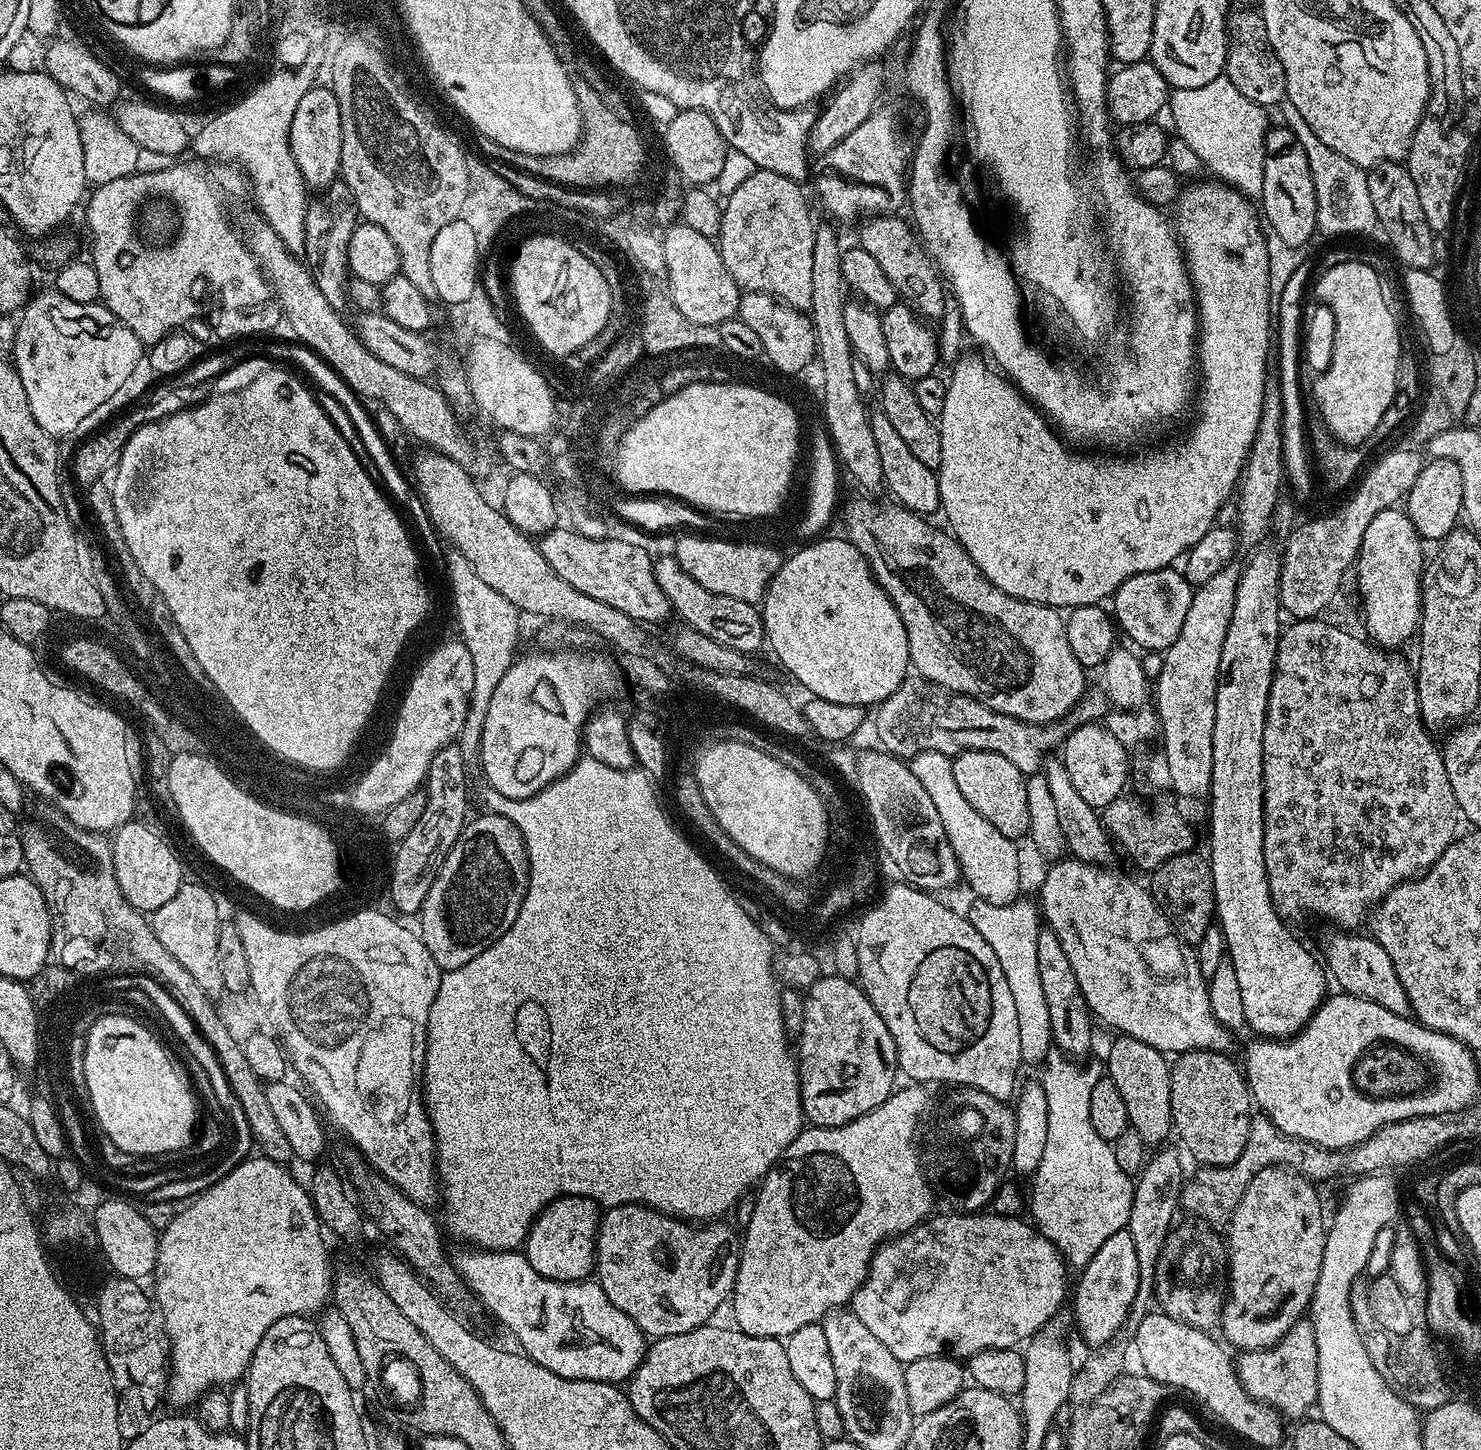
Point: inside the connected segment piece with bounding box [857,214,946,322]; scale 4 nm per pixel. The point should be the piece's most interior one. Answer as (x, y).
(905, 261)

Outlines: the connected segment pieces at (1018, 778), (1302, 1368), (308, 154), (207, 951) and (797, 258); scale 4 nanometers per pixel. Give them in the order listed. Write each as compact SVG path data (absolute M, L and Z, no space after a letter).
M970 750L952 761L955 781L967 802L978 810L997 831L1012 841L1027 837L1031 826L1029 803L1026 798L1026 773L1018 770L1014 762L990 750Z
M1302 1318L1274 1347L1241 1353L1235 1366L1247 1393L1275 1408L1283 1417L1296 1420L1313 1409L1317 1398L1317 1343L1311 1321Z
M315 86L303 95L290 125L289 144L301 178L309 189L323 190L337 183L342 158L342 114L331 87Z
M185 882L174 898L151 912L150 923L154 934L158 934L158 942L174 954L174 958L191 973L202 990L212 998L219 997L224 992L222 969L218 966L218 930L222 917L215 894L204 884Z
M755 170L750 174L750 178L742 183L738 189L734 190L726 196L726 202L721 211L721 226L718 235L718 247L720 249L720 257L726 266L726 270L734 278L734 282L744 292L765 292L770 294L776 300L782 301L784 304L789 304L792 308L808 310L811 306L811 294L813 293L813 258L814 258L814 240L817 225L812 224L812 212L808 209L808 200L804 197L803 187L799 183L793 181L789 176L782 174L770 173L766 171Z

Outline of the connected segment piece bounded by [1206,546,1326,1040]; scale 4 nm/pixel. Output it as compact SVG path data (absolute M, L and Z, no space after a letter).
M1260 546L1251 553L1252 556L1240 569L1240 581L1237 584L1237 598L1234 601L1234 612L1230 617L1230 624L1226 629L1226 638L1222 643L1221 664L1218 666L1216 709L1214 710L1214 730L1213 730L1213 773L1210 774L1210 786L1206 799L1208 806L1208 844L1206 849L1208 865L1214 878L1214 902L1216 903L1215 919L1220 924L1220 932L1224 935L1224 940L1228 943L1226 953L1234 962L1235 973L1238 974L1239 989L1242 992L1242 1005L1245 1011L1244 1023L1248 1028L1252 1027L1256 1031L1255 1035L1260 1038L1270 1040L1287 1040L1296 1035L1308 1025L1315 1012L1326 999L1324 992L1324 980L1326 981L1326 968L1319 959L1312 957L1312 952L1287 928L1285 917L1276 913L1276 907L1270 894L1268 885L1268 875L1266 874L1266 858L1264 857L1264 751L1262 750L1262 738L1264 737L1264 723L1266 722L1266 710L1268 709L1268 699L1270 698L1270 686L1272 685L1272 675L1276 669L1276 647L1280 641L1282 623L1282 609L1280 606L1280 561L1281 553L1276 552L1267 546Z

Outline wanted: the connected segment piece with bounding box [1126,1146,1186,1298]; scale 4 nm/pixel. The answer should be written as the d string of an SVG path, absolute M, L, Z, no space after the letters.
M1168 1146L1157 1149L1153 1157L1143 1165L1134 1187L1133 1202L1130 1208L1130 1218L1128 1219L1127 1232L1133 1239L1134 1250L1137 1251L1139 1284L1138 1292L1144 1292L1144 1298L1156 1298L1156 1281L1158 1279L1158 1262L1161 1263L1163 1246L1175 1223L1174 1216L1179 1211L1179 1200L1181 1190L1184 1187L1186 1172L1182 1170L1182 1162L1176 1151L1168 1149Z

